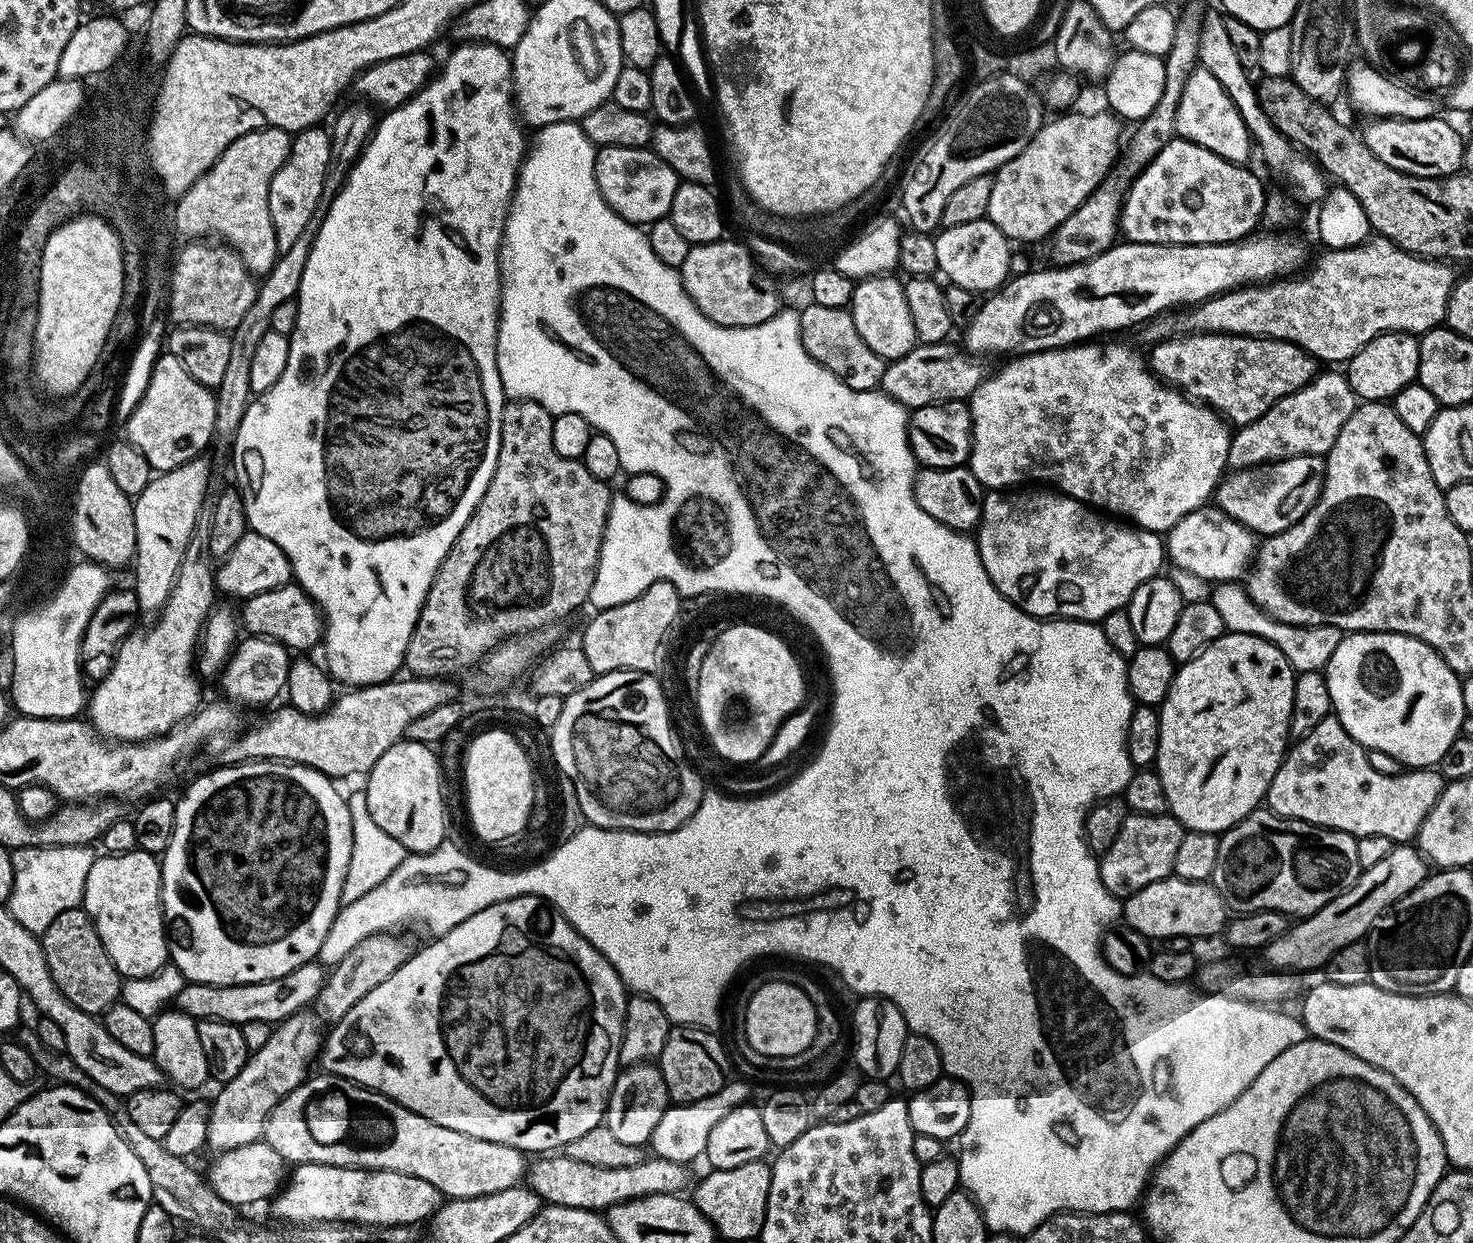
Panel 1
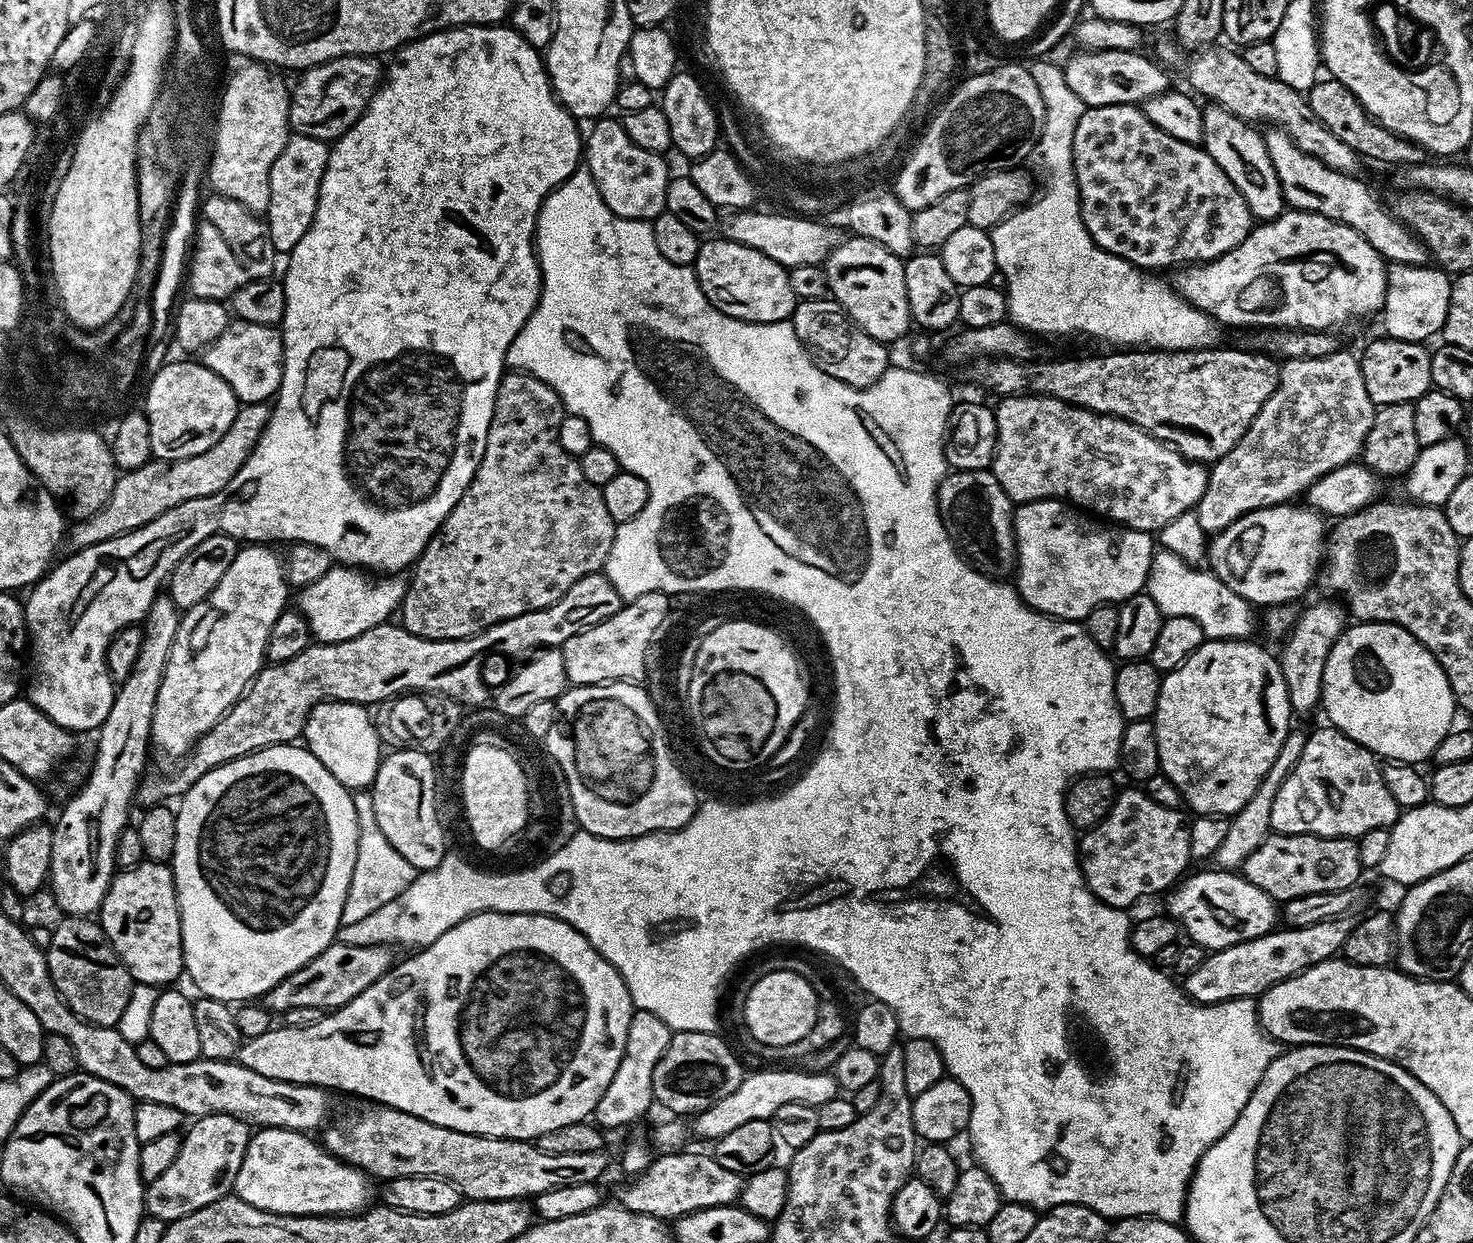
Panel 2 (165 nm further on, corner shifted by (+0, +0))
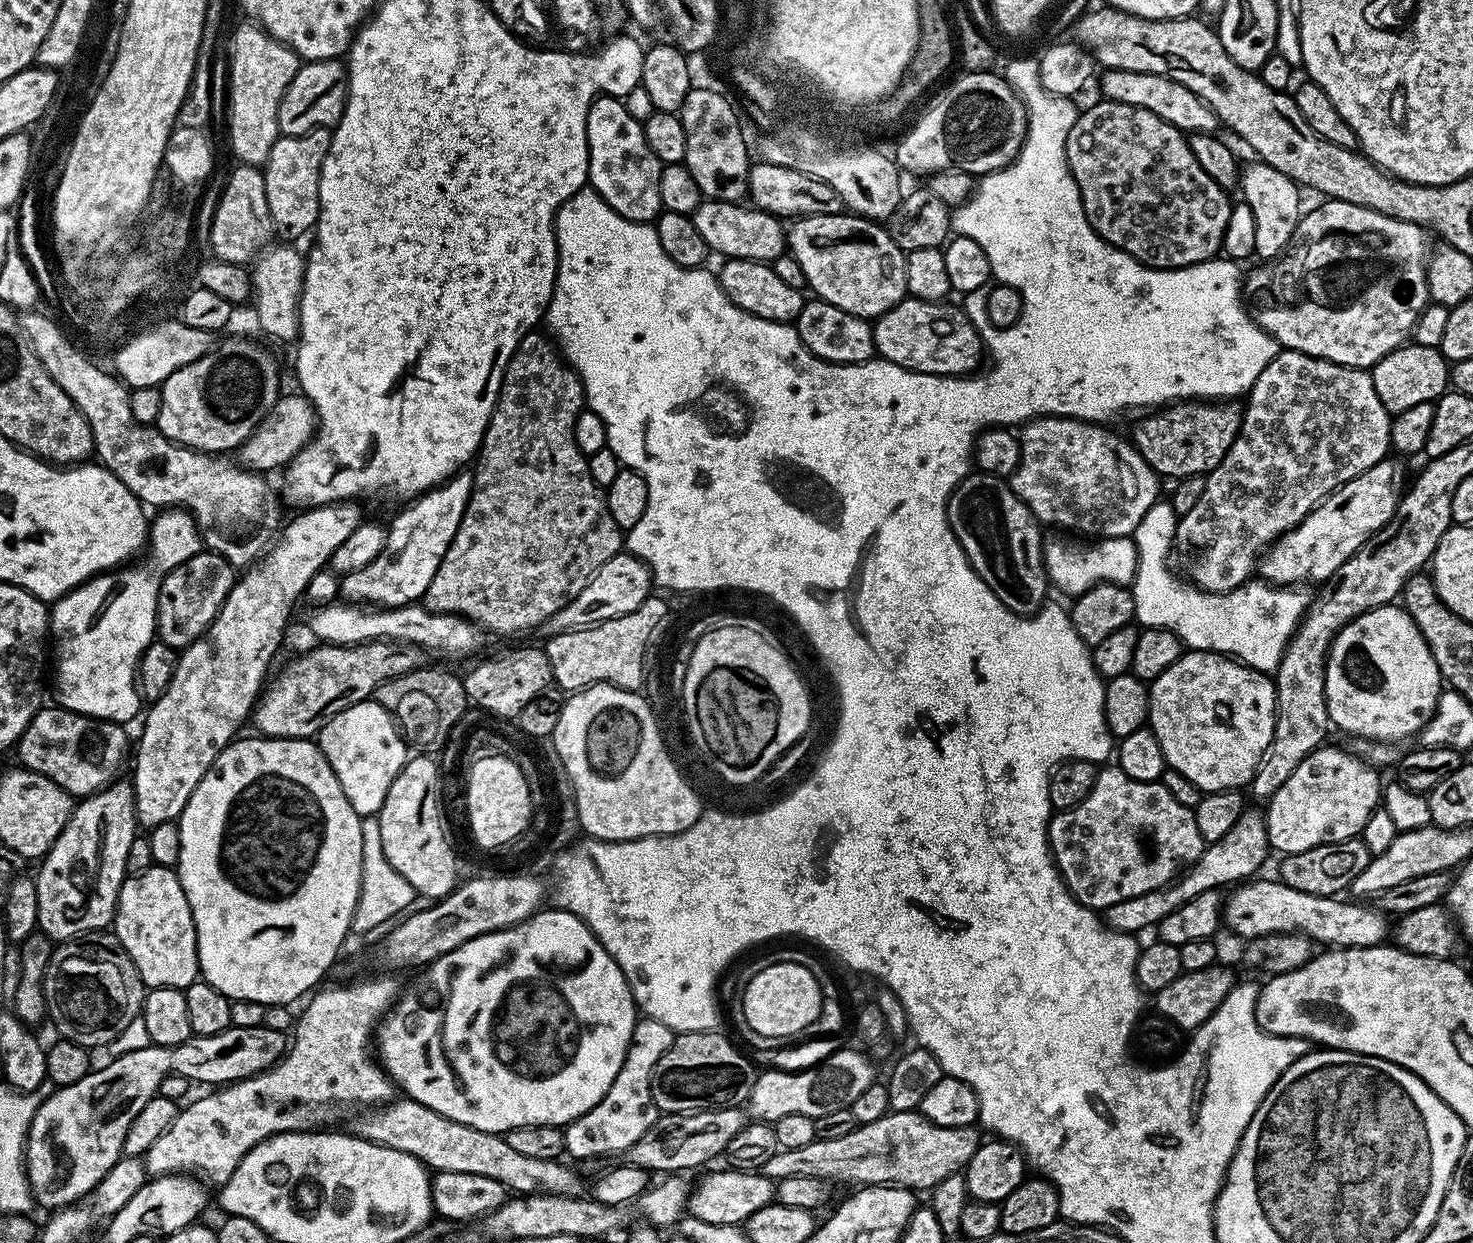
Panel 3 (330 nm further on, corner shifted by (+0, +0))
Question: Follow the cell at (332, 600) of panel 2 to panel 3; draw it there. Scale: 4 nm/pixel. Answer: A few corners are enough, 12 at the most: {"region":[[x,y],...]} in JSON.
{"region":[[471,471],[401,507],[343,573],[357,606],[423,601],[472,497]]}

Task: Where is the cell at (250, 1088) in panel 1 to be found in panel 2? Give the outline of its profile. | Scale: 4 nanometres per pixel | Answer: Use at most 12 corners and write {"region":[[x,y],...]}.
{"region":[[225,1112],[193,1119],[145,1213],[165,1222],[229,1195],[250,1139]]}

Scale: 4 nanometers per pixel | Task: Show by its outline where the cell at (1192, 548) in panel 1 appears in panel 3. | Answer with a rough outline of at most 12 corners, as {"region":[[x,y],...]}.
{"region":[[1392,459],[1328,495],[1261,555],[1273,586],[1331,580],[1400,505]]}

